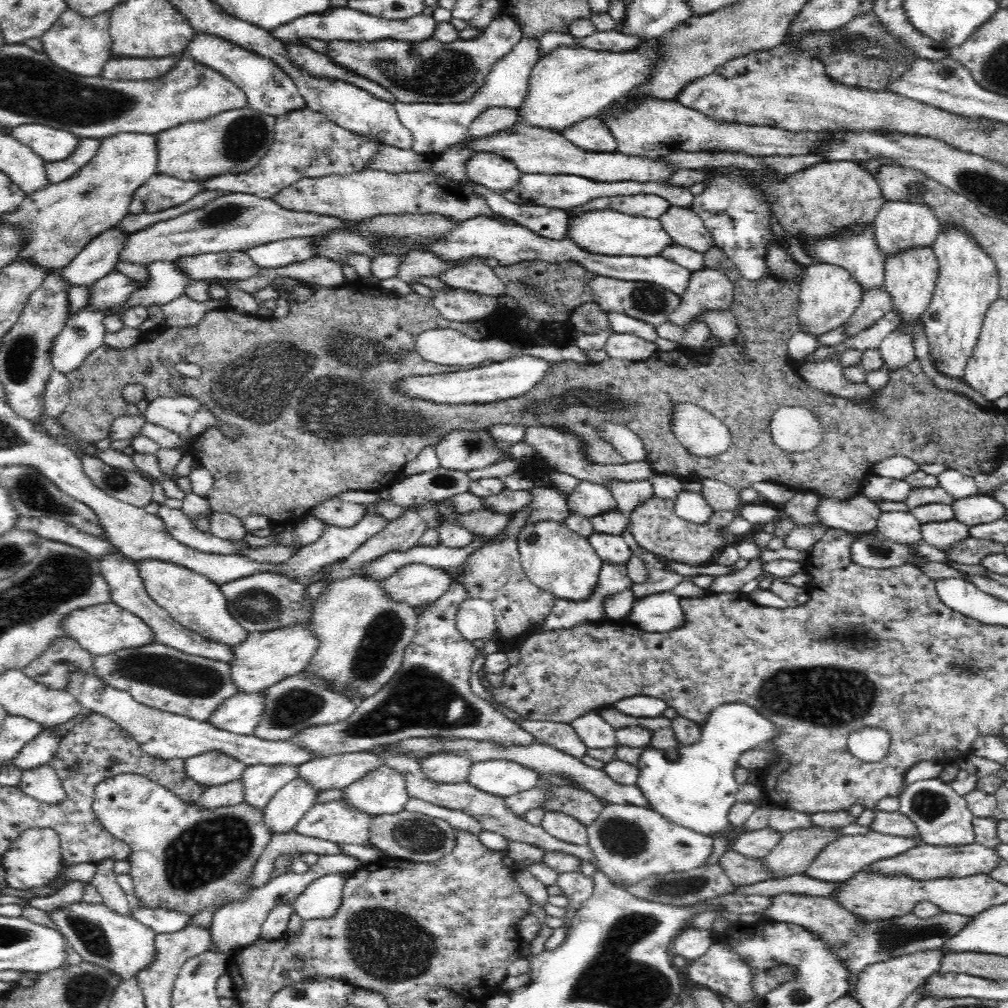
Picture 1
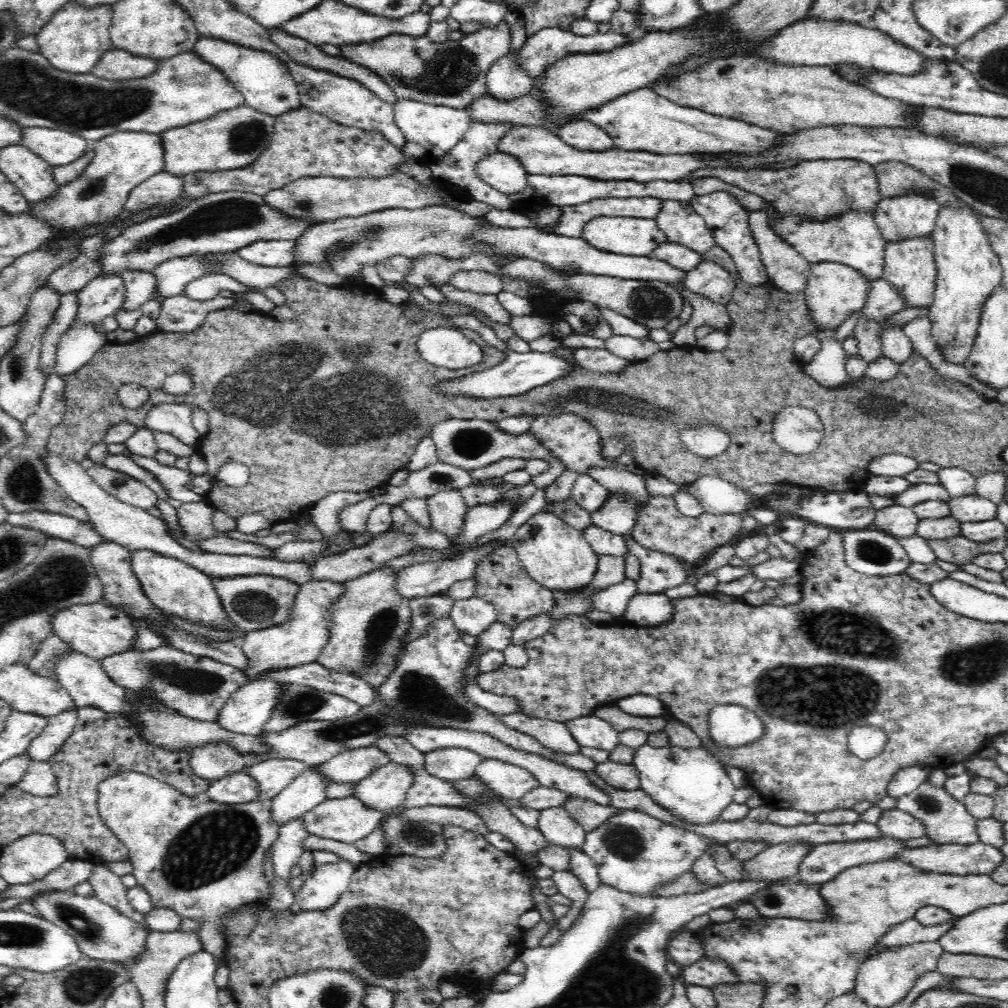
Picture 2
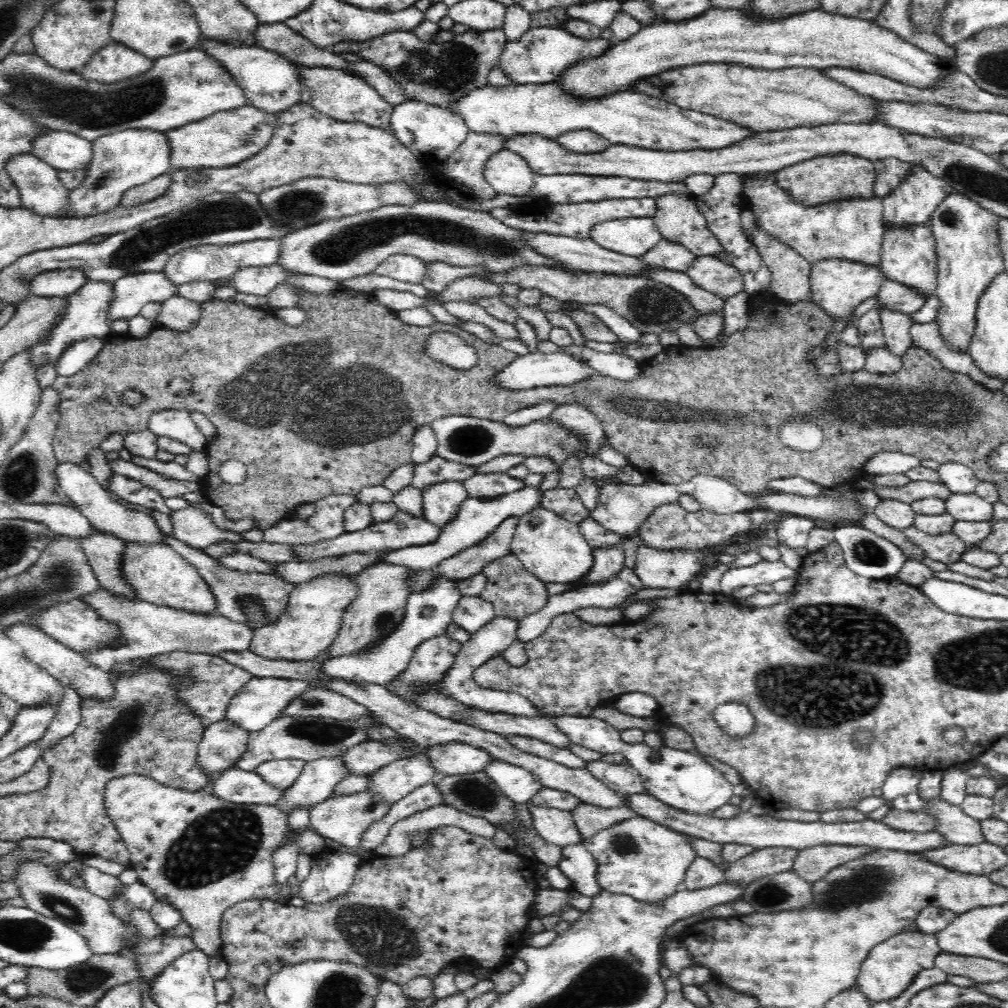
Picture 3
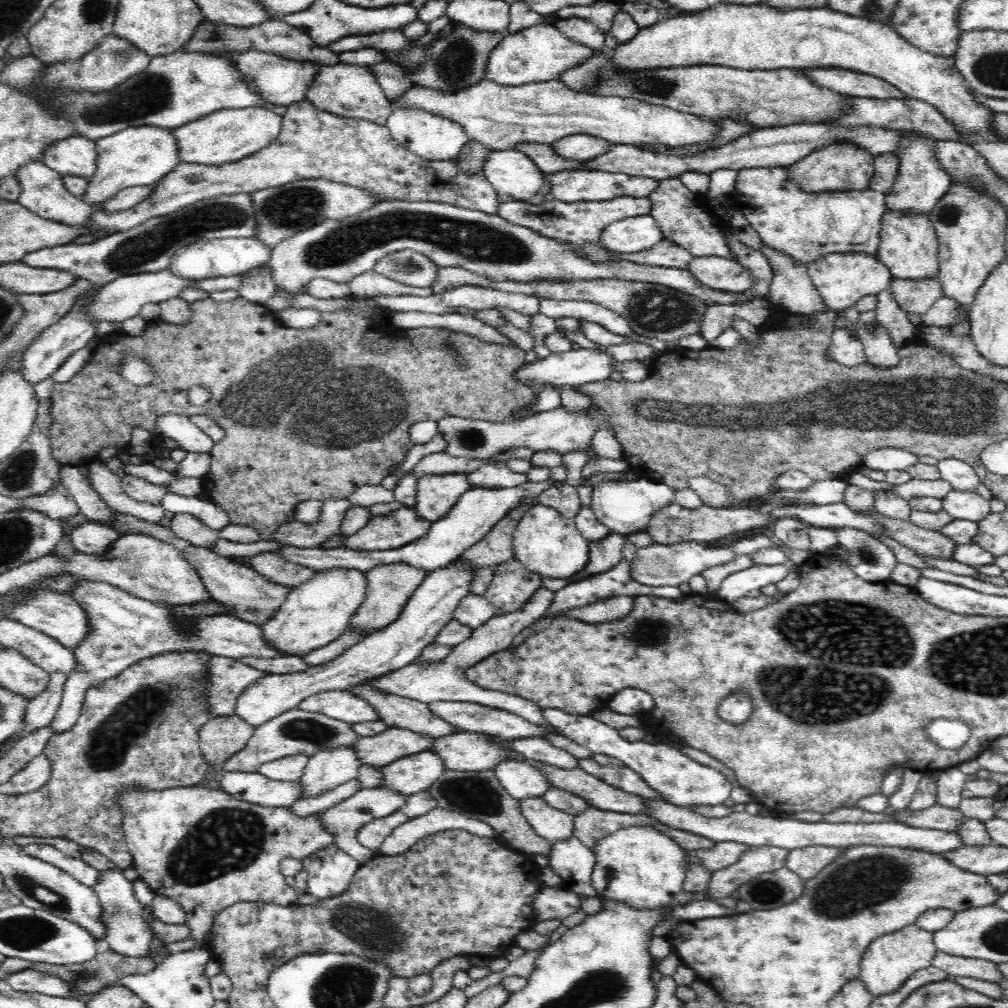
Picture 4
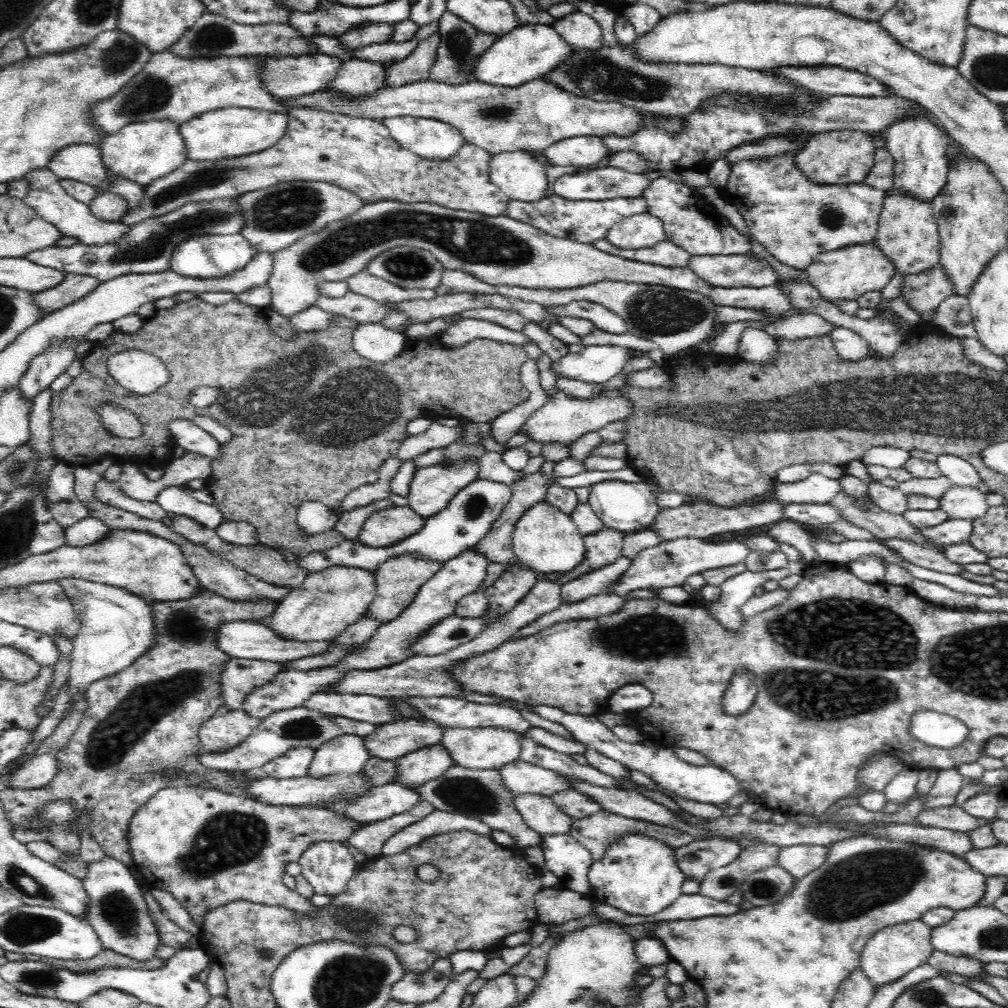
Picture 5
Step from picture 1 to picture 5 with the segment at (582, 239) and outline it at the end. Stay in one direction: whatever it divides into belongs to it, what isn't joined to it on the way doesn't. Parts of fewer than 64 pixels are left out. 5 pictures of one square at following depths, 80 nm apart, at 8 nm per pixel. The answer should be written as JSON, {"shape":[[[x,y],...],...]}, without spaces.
{"shape":[[[646,211],[619,220],[608,230],[606,239],[617,248],[638,249],[652,248],[667,238],[662,221]]]}

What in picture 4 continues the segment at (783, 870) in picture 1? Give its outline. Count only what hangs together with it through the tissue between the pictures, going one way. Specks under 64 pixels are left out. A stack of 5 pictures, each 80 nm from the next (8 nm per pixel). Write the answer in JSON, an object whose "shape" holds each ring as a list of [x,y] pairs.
{"shape":[[[775,846],[747,847],[744,853],[740,855],[740,859],[735,864],[727,868],[715,871],[710,878],[707,893],[711,894],[714,899],[726,898],[726,896],[735,895],[736,890],[747,884],[752,878],[759,876],[764,872],[772,872],[786,866],[786,858],[789,851]]]}

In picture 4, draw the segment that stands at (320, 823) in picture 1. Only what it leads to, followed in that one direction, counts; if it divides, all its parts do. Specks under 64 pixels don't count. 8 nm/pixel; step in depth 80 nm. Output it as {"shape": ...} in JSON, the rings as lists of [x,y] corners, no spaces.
{"shape":[[[390,788],[361,789],[357,794],[343,801],[340,805],[321,811],[318,815],[320,815],[320,821],[326,827],[326,831],[334,835],[334,843],[352,856],[359,864],[364,864],[373,859],[375,855],[369,848],[360,844],[357,839],[357,832],[360,827],[372,822],[374,819],[384,818],[397,812],[406,805],[408,798],[409,796],[403,796]]]}

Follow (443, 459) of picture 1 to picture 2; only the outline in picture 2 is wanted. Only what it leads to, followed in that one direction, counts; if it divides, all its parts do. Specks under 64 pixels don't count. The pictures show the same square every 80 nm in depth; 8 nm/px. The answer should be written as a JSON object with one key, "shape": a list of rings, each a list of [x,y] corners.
{"shape":[[[446,419],[434,423],[431,430],[431,437],[436,445],[437,455],[440,461],[451,464],[466,470],[474,470],[488,466],[493,462],[498,462],[502,458],[522,458],[530,460],[539,458],[549,462],[550,468],[533,477],[536,488],[550,486],[564,472],[564,465],[560,463],[558,457],[552,455],[552,451],[548,451],[544,447],[544,443],[530,433],[528,429],[522,434],[514,435],[506,433],[496,425],[495,422],[484,419]]]}

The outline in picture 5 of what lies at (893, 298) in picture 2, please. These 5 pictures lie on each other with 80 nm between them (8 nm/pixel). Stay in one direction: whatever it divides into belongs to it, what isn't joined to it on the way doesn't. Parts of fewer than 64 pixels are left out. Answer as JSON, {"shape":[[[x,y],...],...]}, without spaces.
{"shape":[[[939,263],[926,272],[906,275],[900,297],[918,314],[924,314],[938,309],[946,298],[955,295],[954,286]]]}

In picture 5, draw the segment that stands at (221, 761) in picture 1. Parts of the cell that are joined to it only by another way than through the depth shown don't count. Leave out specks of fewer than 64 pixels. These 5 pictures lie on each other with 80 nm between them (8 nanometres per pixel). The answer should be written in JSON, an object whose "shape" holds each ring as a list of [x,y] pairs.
{"shape":[[[235,710],[216,714],[202,724],[199,730],[200,746],[204,752],[224,752],[244,740],[262,723],[246,711]]]}

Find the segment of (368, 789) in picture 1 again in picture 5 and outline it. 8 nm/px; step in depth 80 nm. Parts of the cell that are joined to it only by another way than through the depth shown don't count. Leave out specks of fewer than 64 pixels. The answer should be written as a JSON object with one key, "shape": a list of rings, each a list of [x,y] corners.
{"shape":[[[434,744],[410,752],[407,756],[397,760],[399,776],[398,783],[416,790],[422,784],[449,773],[455,766],[451,753],[442,744]]]}

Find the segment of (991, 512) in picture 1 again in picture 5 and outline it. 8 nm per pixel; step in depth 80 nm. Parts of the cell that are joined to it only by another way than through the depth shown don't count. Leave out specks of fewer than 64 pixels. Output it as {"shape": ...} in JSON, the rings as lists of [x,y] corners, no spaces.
{"shape":[[[954,484],[939,498],[939,505],[948,519],[972,521],[985,516],[989,507],[985,494],[977,486]]]}

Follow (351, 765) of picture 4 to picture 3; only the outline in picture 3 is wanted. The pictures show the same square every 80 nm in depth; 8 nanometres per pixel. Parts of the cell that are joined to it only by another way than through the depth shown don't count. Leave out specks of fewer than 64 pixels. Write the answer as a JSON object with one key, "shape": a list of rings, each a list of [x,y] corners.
{"shape":[[[342,756],[318,758],[308,762],[300,777],[285,792],[279,808],[290,814],[294,808],[311,808],[329,800],[340,782],[349,778]]]}

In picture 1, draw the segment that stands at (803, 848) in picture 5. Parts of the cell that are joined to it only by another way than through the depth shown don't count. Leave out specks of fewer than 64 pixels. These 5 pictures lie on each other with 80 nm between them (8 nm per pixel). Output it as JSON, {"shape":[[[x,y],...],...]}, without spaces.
{"shape":[[[870,831],[868,834],[856,834],[856,836],[842,836],[834,839],[814,858],[814,862],[806,868],[805,874],[815,880],[826,883],[840,883],[848,878],[852,878],[856,872],[867,869],[871,865],[878,863],[878,860],[893,858],[893,856],[906,852],[909,848],[922,843],[917,836],[896,836],[892,834],[880,834]]]}

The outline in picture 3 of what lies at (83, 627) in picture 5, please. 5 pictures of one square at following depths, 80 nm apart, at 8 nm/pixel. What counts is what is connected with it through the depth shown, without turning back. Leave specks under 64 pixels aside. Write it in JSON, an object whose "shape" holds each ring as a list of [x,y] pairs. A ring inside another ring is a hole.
{"shape":[[[100,586],[94,592],[81,596],[99,618],[107,620],[110,624],[119,626],[119,637],[114,647],[98,646],[83,656],[94,666],[104,672],[112,674],[116,664],[144,660],[158,654],[168,654],[176,650],[190,653],[204,653],[216,655],[220,652],[250,651],[250,644],[254,638],[255,630],[244,623],[238,623],[220,614],[191,613],[176,608],[146,602],[142,599],[128,599],[116,595]],[[63,685],[63,697],[44,737],[38,741],[43,752],[56,746],[62,738],[76,732],[81,721],[81,698],[72,685]]]}

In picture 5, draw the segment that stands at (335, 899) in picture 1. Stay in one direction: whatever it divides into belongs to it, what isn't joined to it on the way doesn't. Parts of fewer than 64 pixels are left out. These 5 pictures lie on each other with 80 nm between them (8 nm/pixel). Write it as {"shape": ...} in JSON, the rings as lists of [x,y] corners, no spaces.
{"shape":[[[318,841],[308,847],[300,860],[301,874],[314,887],[314,894],[336,896],[355,876],[357,863],[342,842]]]}

